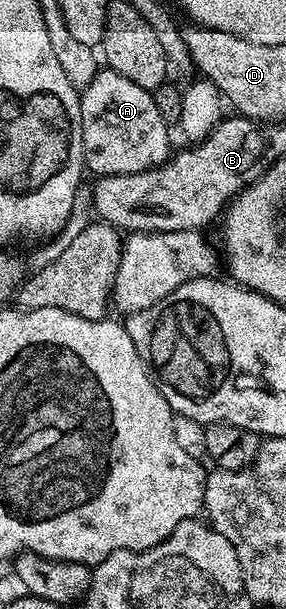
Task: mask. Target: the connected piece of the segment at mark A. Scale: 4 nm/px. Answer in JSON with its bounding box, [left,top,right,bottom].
[80,67,171,175]

